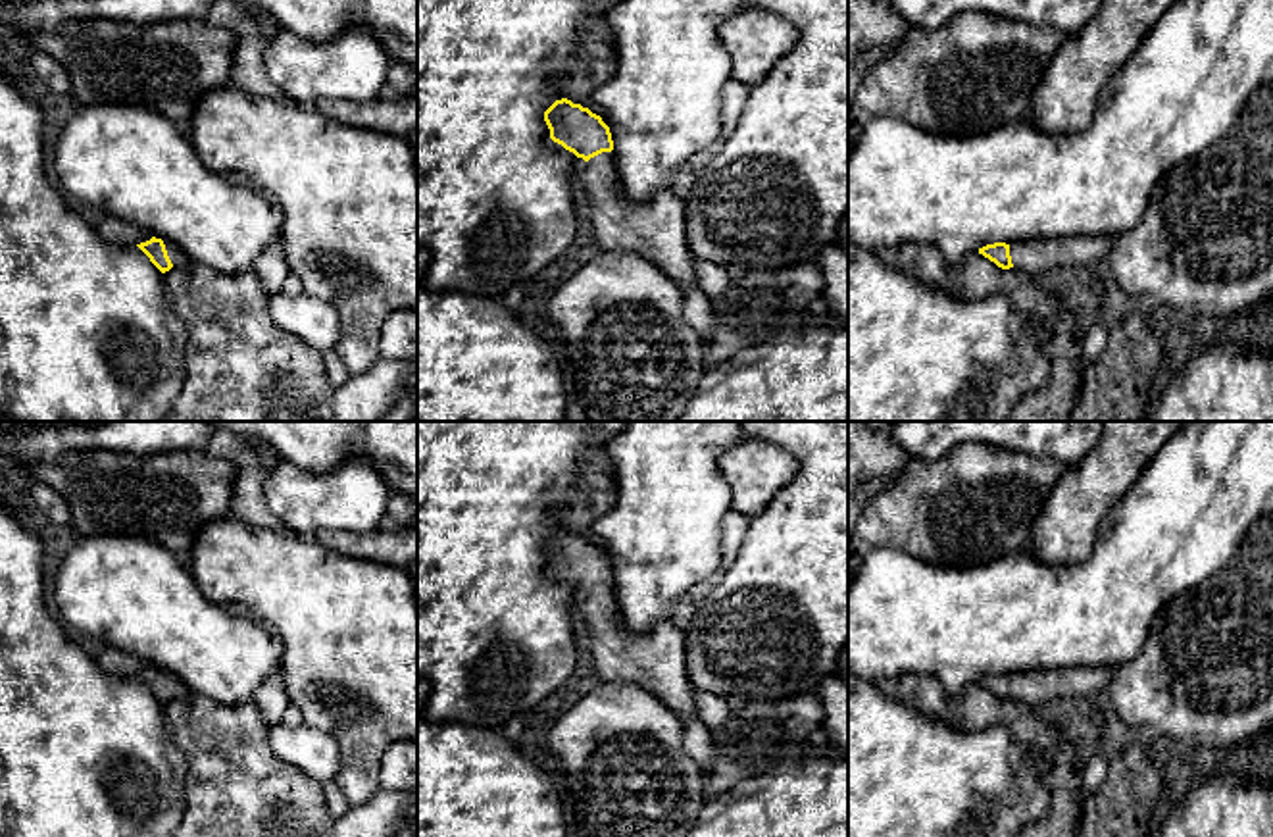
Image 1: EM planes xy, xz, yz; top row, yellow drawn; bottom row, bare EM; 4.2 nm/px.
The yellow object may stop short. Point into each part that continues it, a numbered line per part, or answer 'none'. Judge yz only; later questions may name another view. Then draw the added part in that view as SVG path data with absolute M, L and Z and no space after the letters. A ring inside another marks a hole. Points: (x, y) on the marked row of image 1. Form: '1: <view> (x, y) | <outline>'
1: yz (1033, 256) | M1113 237L1029 239L1011 242L1010 256L1015 269L1035 277L1061 266L1075 267L1108 258L1111 246Z

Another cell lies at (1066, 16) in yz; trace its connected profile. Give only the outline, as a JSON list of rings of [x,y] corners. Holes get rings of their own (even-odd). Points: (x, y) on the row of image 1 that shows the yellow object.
[[[888,0],[910,27],[936,31],[960,13],[988,13],[1071,35],[1085,27],[1104,0]]]

